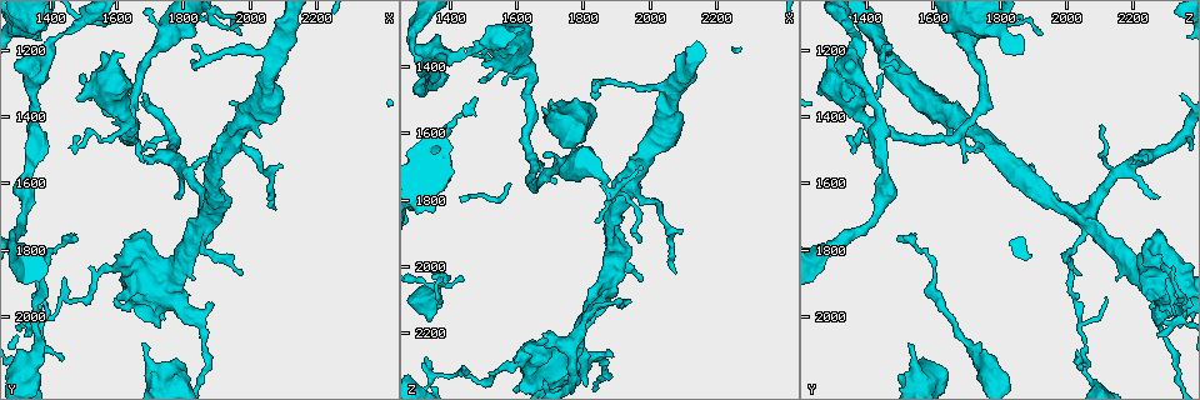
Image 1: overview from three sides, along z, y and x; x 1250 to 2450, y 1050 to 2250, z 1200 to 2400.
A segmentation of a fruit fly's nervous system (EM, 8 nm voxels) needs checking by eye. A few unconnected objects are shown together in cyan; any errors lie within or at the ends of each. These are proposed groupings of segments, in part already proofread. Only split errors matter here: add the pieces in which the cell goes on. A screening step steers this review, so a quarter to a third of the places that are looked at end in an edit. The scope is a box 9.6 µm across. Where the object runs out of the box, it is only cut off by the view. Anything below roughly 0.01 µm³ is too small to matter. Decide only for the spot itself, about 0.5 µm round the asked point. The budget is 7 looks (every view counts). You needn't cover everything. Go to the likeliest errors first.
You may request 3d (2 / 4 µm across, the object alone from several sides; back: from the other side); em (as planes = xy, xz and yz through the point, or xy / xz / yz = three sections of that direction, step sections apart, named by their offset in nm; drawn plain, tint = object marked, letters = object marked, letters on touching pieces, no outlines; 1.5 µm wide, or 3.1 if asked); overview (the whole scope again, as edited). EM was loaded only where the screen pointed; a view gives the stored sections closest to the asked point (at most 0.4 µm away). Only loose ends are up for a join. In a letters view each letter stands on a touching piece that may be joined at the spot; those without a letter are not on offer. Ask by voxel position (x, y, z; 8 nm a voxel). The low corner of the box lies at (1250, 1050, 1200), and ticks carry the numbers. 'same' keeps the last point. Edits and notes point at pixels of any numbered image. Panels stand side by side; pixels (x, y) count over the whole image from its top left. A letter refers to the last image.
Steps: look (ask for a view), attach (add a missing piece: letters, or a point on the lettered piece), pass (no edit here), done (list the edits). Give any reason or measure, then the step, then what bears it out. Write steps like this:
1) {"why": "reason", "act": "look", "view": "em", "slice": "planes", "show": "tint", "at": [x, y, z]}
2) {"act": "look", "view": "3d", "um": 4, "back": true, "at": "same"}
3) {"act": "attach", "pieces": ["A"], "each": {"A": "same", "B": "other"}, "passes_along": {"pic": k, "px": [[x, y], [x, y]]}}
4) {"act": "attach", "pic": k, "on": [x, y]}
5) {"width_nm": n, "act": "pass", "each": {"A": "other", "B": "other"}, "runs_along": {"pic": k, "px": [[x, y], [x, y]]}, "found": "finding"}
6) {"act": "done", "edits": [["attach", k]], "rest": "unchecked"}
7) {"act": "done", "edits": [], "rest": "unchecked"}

{"why": "thick end", "act": "look", "view": "3d", "um": 2, "at": [1720, 2040, 2330]}

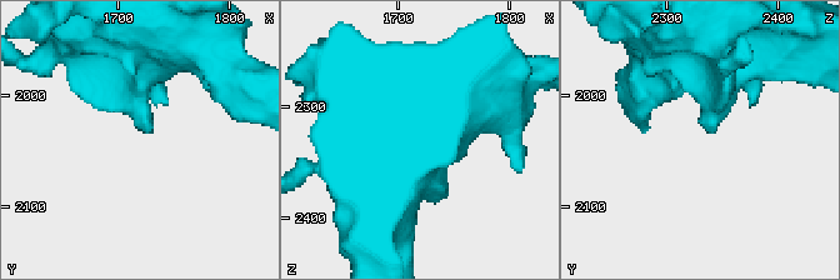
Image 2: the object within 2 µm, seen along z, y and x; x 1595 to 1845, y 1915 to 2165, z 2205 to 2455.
{"act": "look", "view": "em", "slice": "planes", "show": "letters", "at": [1728, 2030, 2336]}

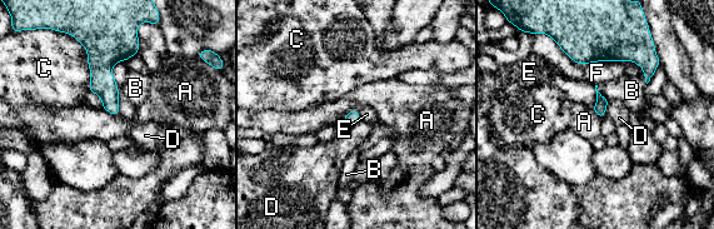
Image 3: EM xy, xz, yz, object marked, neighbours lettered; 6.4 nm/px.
{"act": "pass", "each": {"A": "other", "B": "other", "C": "other", "D": "other", "E": "other", "F": "other"}, "border": {"pic": 3, "px": [[359, 110], [350, 110], [341, 120]]}, "found": "none of them fits"}

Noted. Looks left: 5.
{"why": "stops while still wide", "act": "look", "view": "3d", "um": 2, "at": [1620, 1800, 2230]}

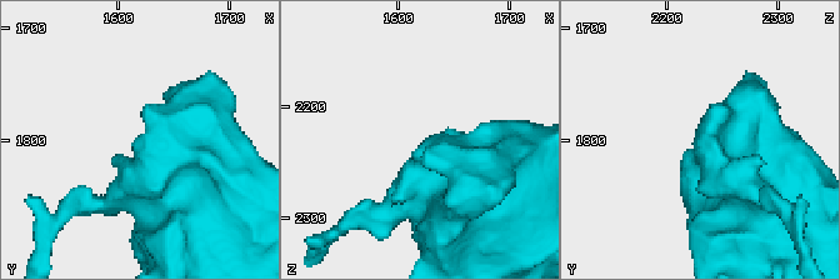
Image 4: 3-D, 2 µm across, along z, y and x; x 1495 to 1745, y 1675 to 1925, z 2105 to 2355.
{"act": "look", "view": "em", "slice": "xy", "step": 8, "show": "tint", "at": [1618, 1798, 2236]}

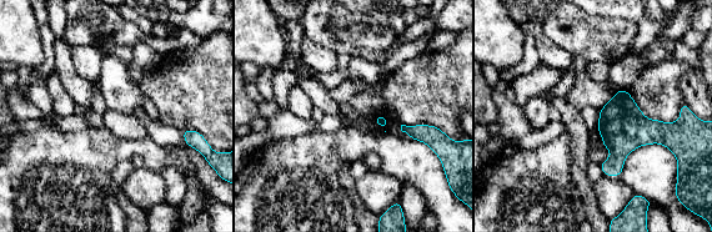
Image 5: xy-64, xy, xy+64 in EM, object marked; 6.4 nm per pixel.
{"act": "look", "view": "em", "slice": "xy", "step": 8, "show": "letters", "at": "same"}

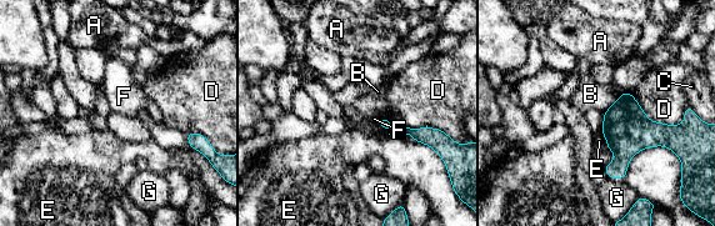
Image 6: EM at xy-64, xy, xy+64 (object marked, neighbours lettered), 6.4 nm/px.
{"width_nm": 240, "act": "pass", "each": {"A": "other", "B": "other", "C": "other", "D": "other", "E": "other", "F": "other", "G": "other"}, "border": {"pic": 6, "px": [[624, 91], [604, 112]]}, "found": "none of them fits"}

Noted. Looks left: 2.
{"act": "look", "view": "em", "slice": "planes", "show": "letters", "at": [1500, 1270, 1450]}

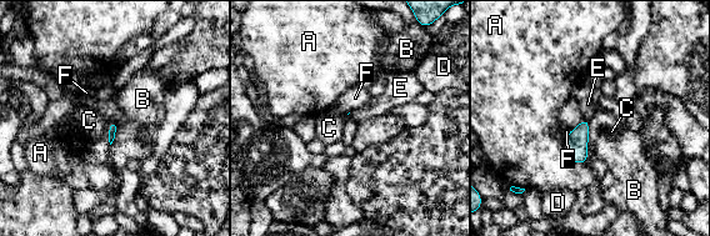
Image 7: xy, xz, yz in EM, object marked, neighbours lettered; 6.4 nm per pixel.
{"act": "pass", "each": {"A": "other", "B": "other", "C": "other", "D": "other", "E": "other", "F": "other"}, "border": {"pic": 7, "px": [[584, 118], [588, 120]]}, "found": "no lettered piece goes on from it"}

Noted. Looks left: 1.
{"act": "done", "edits": [], "rest": "unchecked"}

